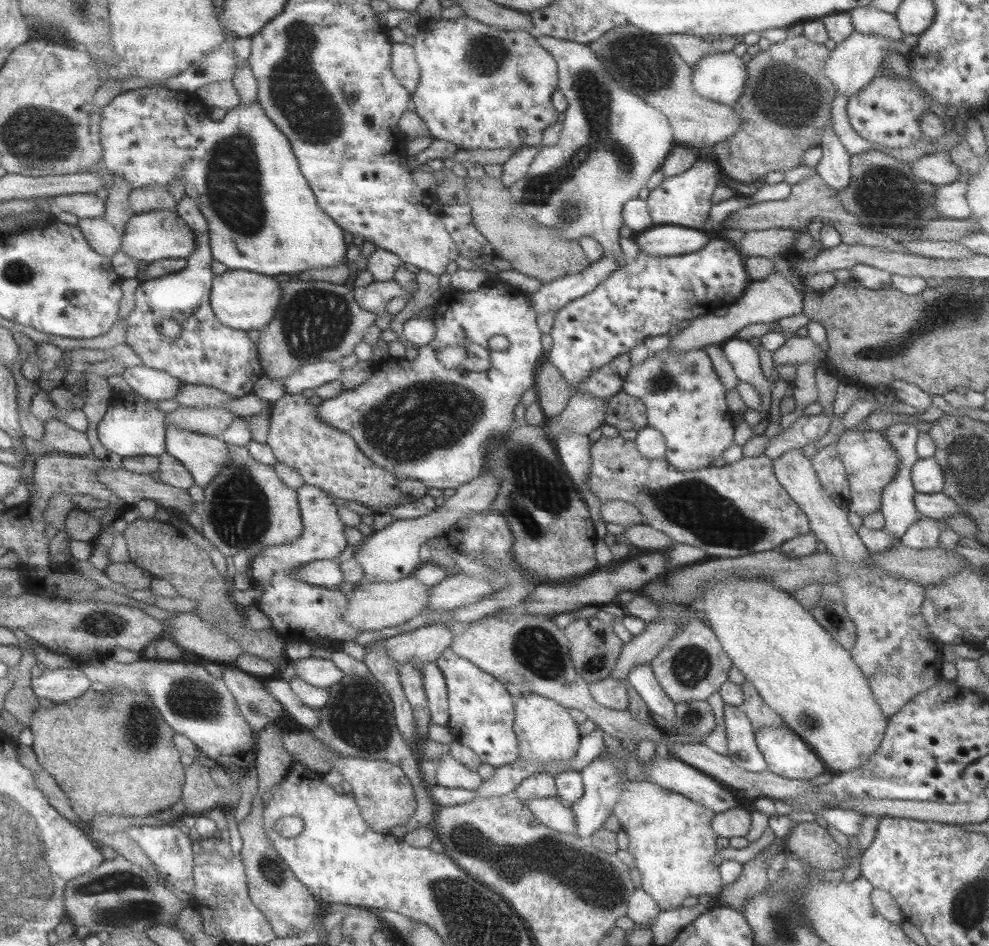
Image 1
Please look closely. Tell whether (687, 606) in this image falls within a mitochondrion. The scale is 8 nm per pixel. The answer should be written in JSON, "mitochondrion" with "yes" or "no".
{"mitochondrion":"no"}

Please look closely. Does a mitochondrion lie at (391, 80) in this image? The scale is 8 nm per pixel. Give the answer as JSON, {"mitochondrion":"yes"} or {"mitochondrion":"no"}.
{"mitochondrion":"no"}

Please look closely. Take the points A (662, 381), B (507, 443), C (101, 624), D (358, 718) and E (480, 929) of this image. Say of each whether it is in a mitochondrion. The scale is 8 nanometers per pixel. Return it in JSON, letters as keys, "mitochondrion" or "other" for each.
{"A":"mitochondrion","B":"mitochondrion","C":"mitochondrion","D":"mitochondrion","E":"mitochondrion"}

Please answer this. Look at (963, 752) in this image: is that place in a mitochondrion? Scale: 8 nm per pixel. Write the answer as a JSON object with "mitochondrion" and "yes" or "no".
{"mitochondrion":"no"}

